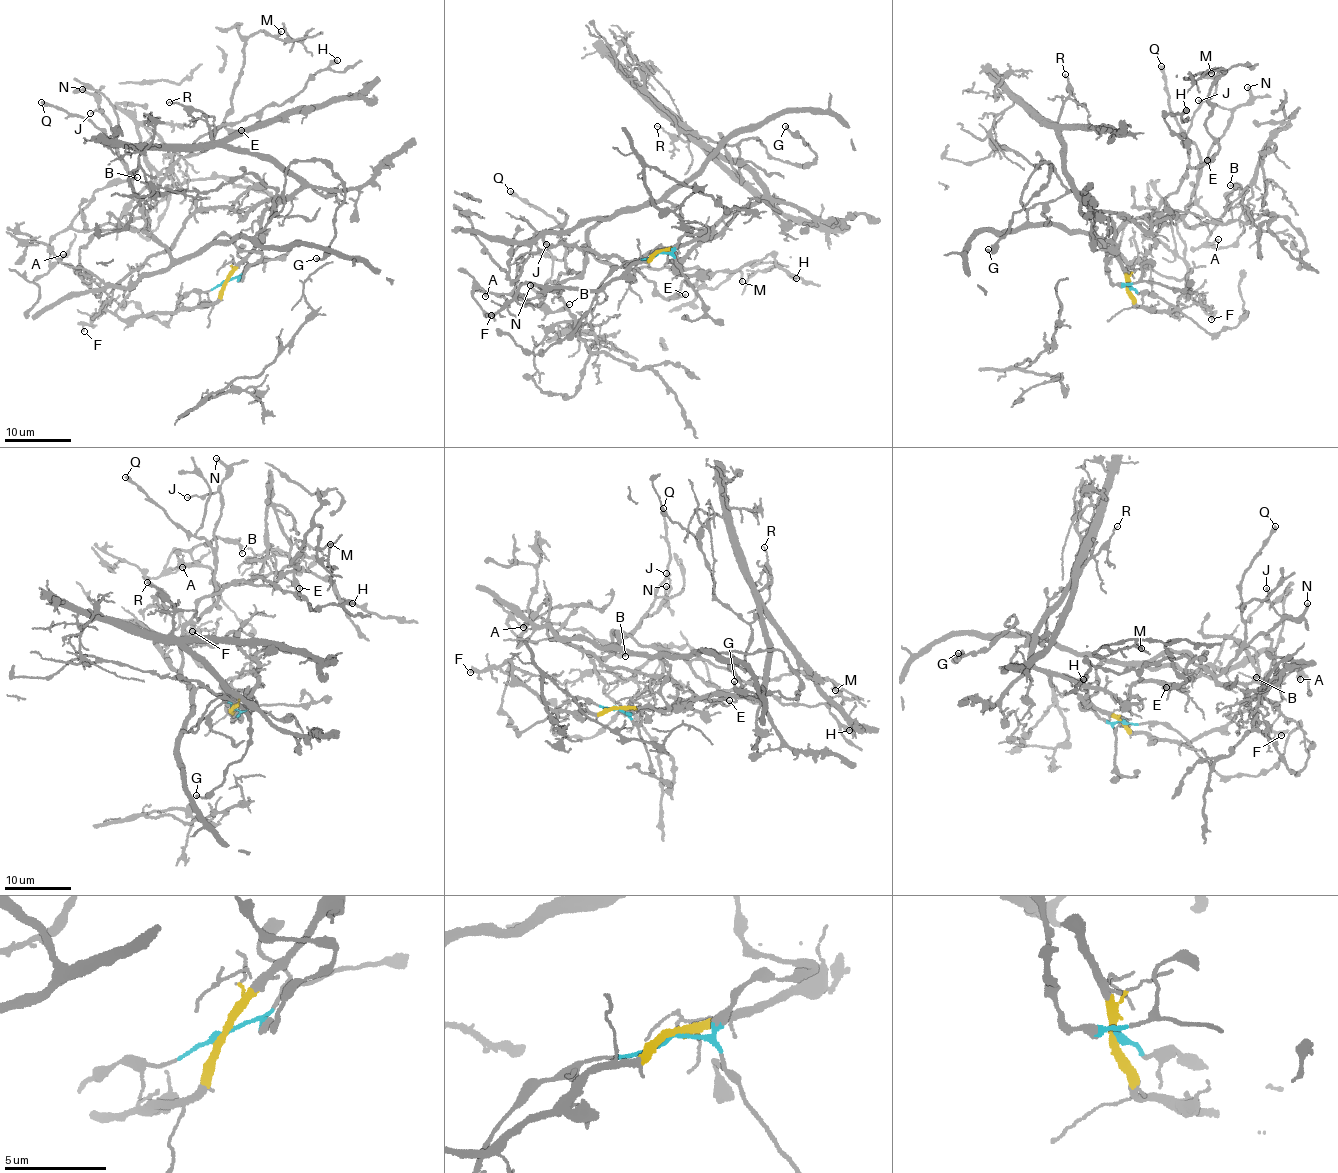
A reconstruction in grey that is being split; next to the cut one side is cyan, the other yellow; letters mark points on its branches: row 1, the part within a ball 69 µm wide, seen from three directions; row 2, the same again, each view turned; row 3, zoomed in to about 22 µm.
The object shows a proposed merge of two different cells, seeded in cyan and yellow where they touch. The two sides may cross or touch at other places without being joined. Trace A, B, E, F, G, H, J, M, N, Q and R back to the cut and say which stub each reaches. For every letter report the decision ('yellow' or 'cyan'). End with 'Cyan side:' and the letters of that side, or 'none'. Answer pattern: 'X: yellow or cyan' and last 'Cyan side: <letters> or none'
A: cyan
B: cyan
E: cyan
F: yellow
G: cyan
H: cyan
J: cyan
M: cyan
N: cyan
Q: cyan
R: yellow
Cyan side: A, B, E, G, H, J, M, N, Q

